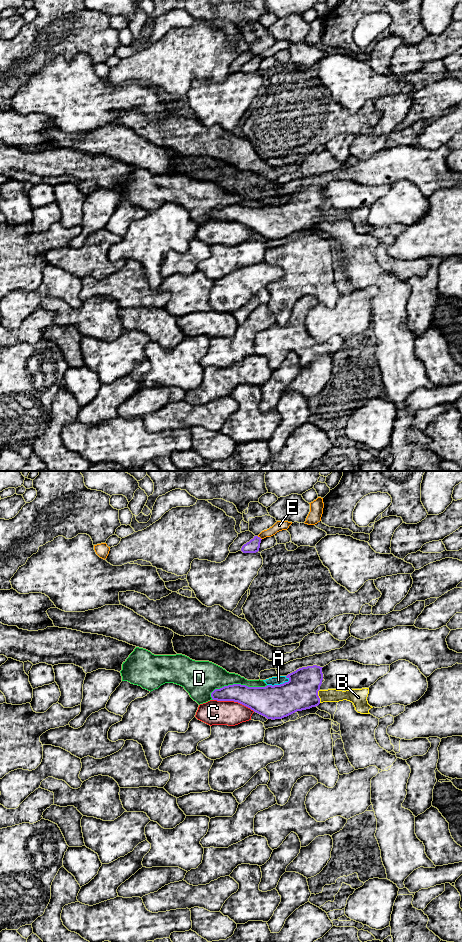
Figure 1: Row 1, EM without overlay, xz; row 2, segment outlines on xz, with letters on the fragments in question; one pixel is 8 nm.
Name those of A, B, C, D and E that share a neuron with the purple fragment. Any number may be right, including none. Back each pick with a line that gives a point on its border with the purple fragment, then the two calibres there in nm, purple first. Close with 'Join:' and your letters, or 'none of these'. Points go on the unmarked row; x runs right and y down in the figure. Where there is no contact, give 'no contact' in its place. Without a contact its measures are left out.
B: meets purple in xz at (318, 216); 280 nm thick on the purple side, 110 nm on the other
Join: B

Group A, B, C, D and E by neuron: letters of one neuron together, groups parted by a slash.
A / B / C / D / E

